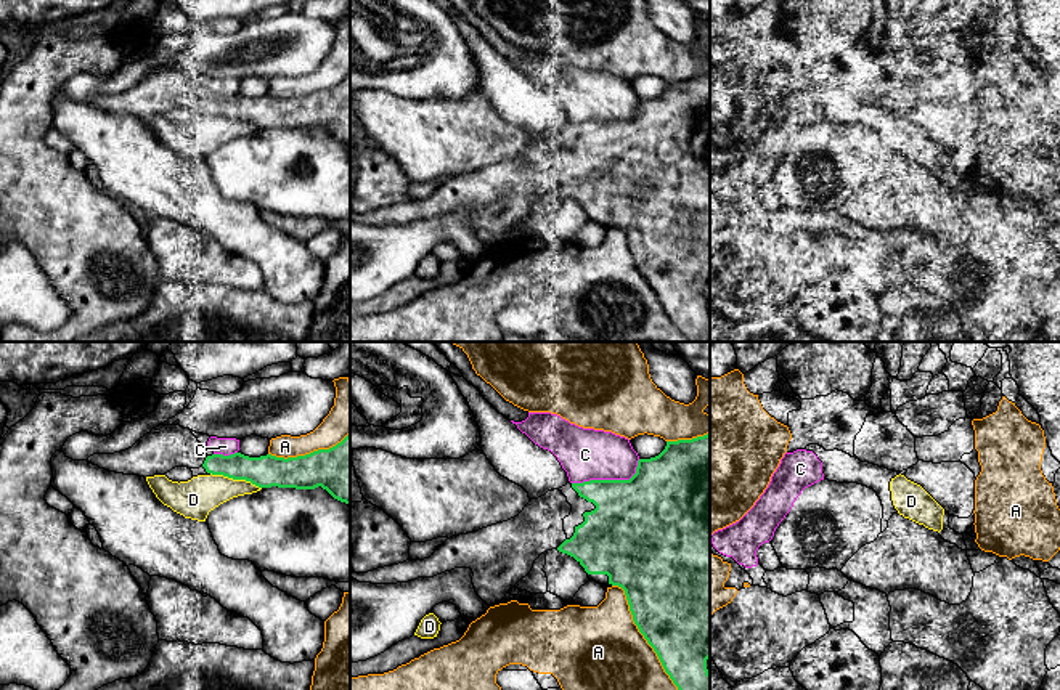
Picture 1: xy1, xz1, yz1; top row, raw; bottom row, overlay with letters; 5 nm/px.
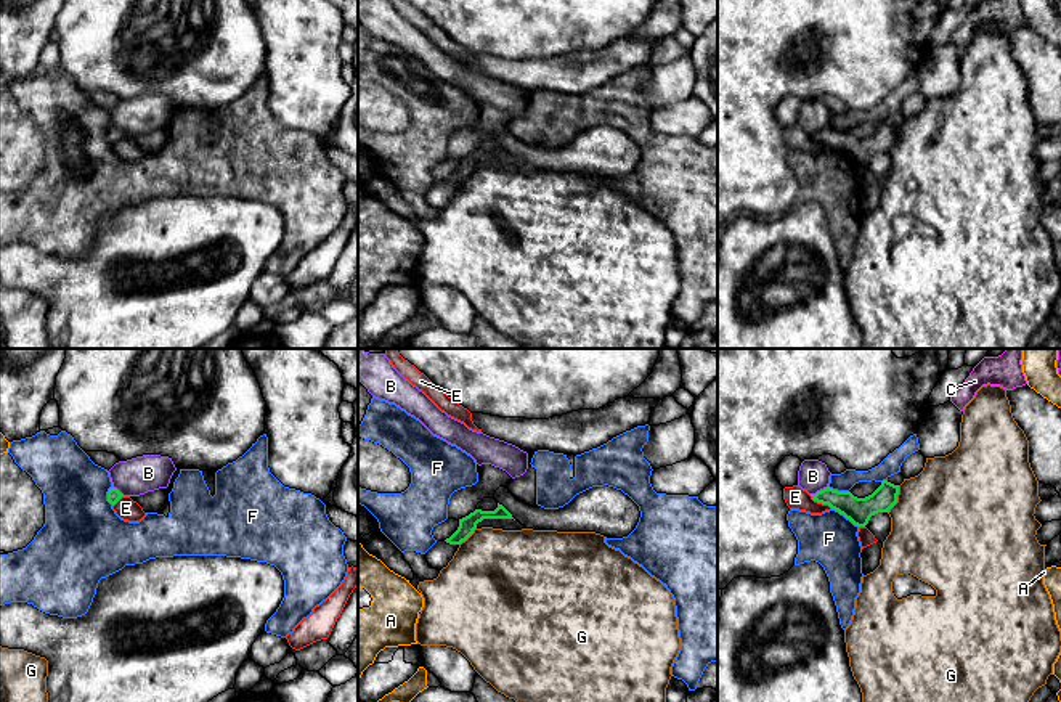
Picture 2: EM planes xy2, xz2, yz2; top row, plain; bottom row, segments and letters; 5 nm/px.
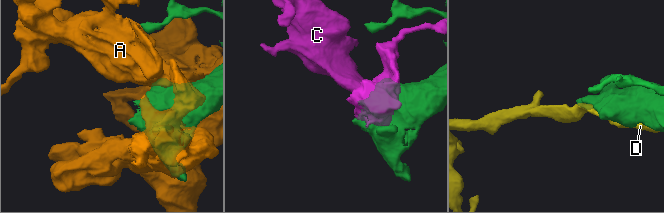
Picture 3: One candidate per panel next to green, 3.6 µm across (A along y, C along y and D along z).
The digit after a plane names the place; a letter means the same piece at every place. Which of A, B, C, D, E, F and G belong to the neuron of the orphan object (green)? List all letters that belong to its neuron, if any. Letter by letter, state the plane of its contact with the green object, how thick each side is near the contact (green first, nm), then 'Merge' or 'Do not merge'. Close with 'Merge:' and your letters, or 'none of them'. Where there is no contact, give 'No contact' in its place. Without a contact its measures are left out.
A: Touches green in xz1. Thickness 500 nm (green) against 420 nm. Do not merge
B: Touches green in yz2. Thickness 130 nm (green) against 160 nm. Do not merge
C: Touches green in xz1. Thickness 440 nm (green) against 260 nm. Do not merge
D: Touches green in xy1. Thickness 160 nm (green) against 190 nm. Do not merge
E: Touches green in yz2. Thickness 130 nm (green) against 110 nm. Do not merge
F: Touches green in yz2. Thickness 130 nm (green) against 260 nm. Do not merge
G: Touches green in yz2. Thickness 130 nm (green) against 500 nm. Do not merge
Merge: none of them

